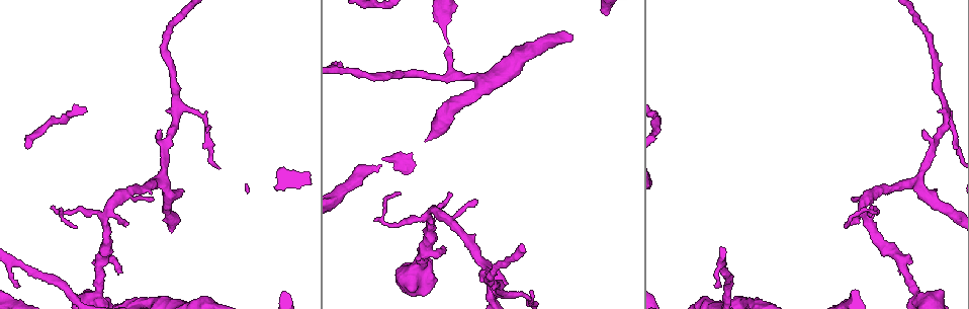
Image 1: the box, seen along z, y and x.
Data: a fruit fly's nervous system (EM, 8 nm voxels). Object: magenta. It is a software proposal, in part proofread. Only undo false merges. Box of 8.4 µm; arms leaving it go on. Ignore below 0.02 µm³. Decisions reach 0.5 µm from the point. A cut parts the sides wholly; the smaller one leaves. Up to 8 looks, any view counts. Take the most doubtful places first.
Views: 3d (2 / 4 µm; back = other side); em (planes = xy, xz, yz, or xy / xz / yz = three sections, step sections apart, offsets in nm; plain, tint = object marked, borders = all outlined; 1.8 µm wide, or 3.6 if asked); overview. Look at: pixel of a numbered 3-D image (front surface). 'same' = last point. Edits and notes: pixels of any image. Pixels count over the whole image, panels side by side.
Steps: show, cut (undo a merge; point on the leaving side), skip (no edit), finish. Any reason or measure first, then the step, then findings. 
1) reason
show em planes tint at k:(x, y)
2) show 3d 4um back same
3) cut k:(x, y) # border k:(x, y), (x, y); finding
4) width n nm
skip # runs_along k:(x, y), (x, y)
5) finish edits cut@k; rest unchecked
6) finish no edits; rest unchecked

a fork
show em planes tint at 1:(430, 218)

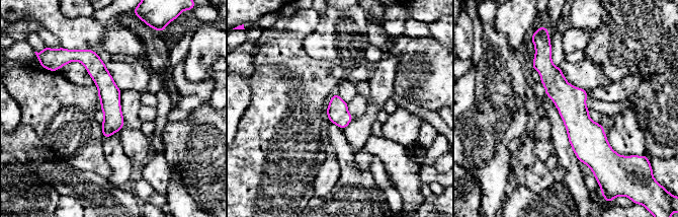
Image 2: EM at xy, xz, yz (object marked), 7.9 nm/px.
width 170 nm
skip # runs_along 2:(545, 51), (590, 163); continuous, no second neuron

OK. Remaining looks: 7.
calibre changes
show 3d 4um at 1:(100, 299)

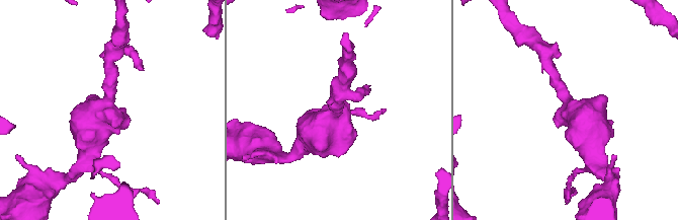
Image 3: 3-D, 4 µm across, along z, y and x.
arm_widths 220, 700 nm
show em 3.6um xz step 16 tint at 3:(108, 110)

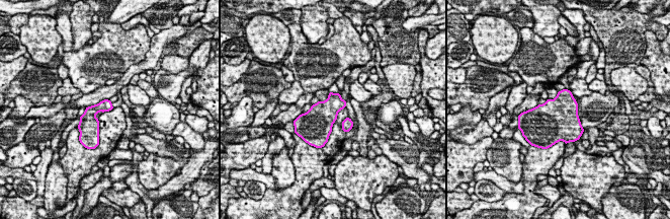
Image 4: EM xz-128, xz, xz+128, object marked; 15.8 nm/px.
another direction
show em 3.6um planes tint same

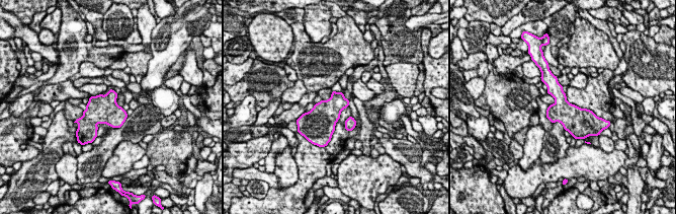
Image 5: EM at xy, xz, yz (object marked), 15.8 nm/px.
skip # all the same neuron

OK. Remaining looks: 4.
three-way junction
show 3d 4um back at 1:(501, 293)

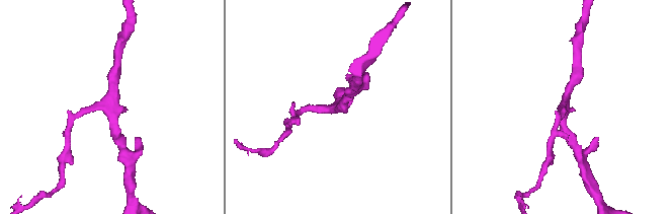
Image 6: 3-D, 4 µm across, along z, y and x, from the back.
arms 3; now the EM
show em yz step 8 tint at 6:(117, 115)

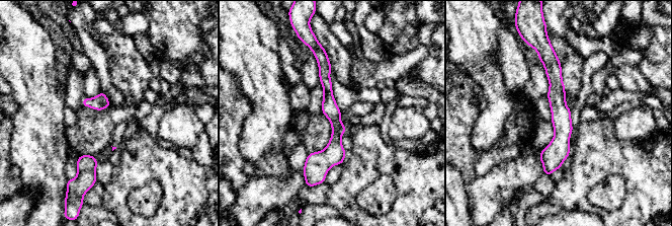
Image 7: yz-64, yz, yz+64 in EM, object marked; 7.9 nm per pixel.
cut it another way
show em planes borders same

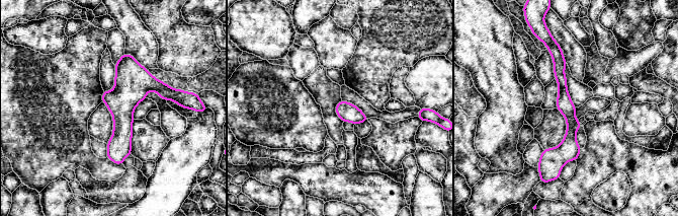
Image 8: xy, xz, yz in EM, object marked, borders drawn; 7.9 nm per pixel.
skip # runs_along 8:(556, 50), (571, 120), (558, 169); continuous, no second neuron

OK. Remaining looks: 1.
finish no edits; rest unchecked

